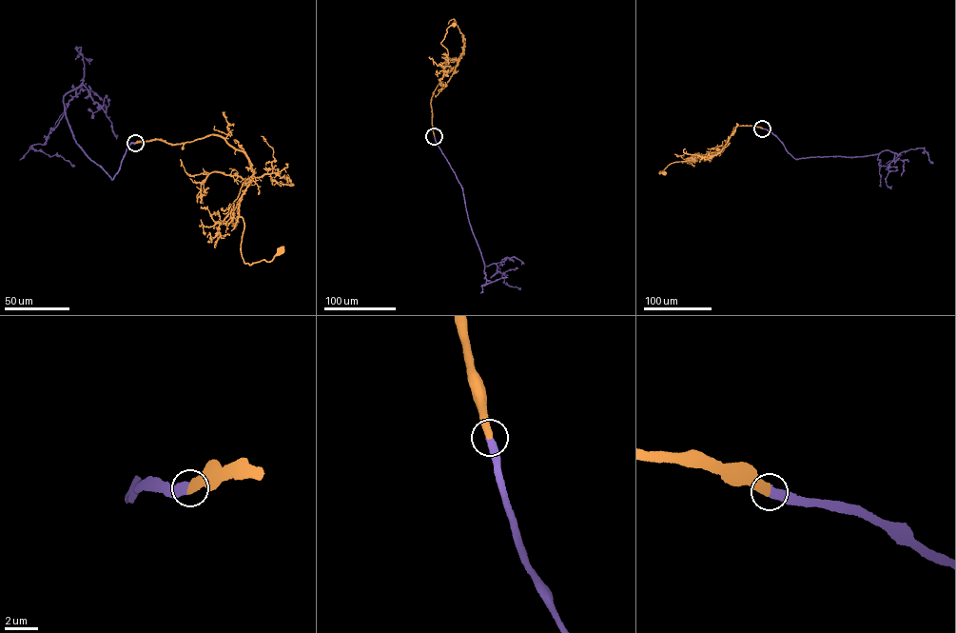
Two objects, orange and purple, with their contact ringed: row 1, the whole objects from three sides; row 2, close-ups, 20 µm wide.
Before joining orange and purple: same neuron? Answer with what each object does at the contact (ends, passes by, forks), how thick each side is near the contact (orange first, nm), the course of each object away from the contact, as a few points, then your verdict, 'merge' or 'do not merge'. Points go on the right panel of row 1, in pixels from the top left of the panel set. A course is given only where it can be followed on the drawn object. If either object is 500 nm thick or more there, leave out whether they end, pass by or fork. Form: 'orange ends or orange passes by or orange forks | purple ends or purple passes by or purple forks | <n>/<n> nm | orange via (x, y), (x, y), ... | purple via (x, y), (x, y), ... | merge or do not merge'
500/550 nm | orange via (762, 128), (734, 127), (727, 142), (717, 152), (674, 162), (659, 172), (664, 173) | purple via (762, 128), (776, 136), (795, 159), (865, 156), (887, 149), (897, 154), (923, 148), (932, 163) | merge

